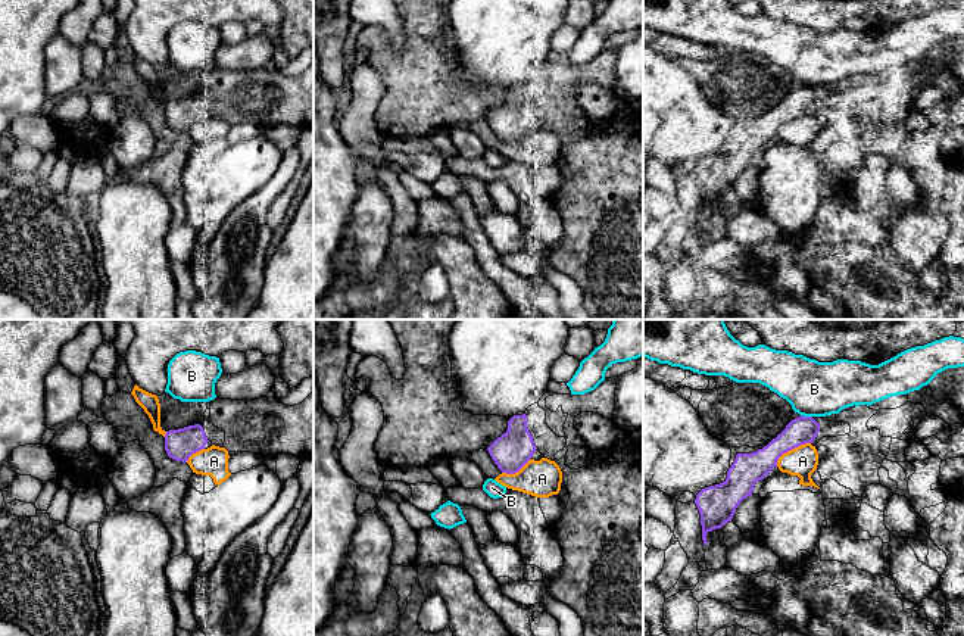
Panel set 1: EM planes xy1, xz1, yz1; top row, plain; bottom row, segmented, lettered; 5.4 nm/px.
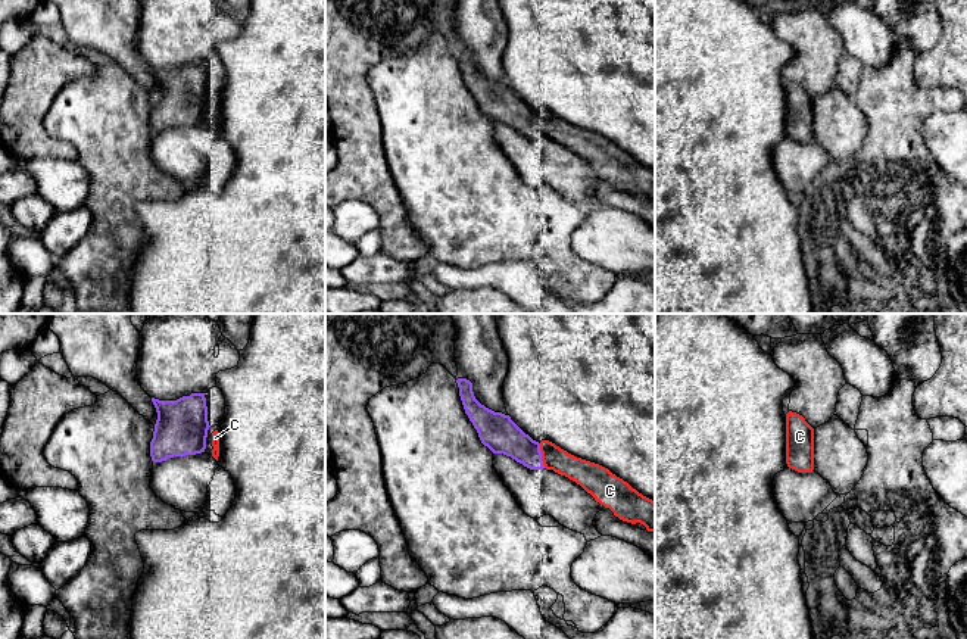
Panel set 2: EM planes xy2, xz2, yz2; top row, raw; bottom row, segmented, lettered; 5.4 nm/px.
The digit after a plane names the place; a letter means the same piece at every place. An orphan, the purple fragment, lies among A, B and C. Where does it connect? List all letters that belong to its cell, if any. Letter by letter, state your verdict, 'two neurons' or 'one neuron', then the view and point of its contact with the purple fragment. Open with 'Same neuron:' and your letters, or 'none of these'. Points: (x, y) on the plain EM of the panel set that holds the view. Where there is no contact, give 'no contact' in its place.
Same neuron: C
A: two neurons; contact yz1 (791, 119)
B: two neurons; contact yz1 (807, 87)
C: one neuron; contact xz2 (540, 125)

